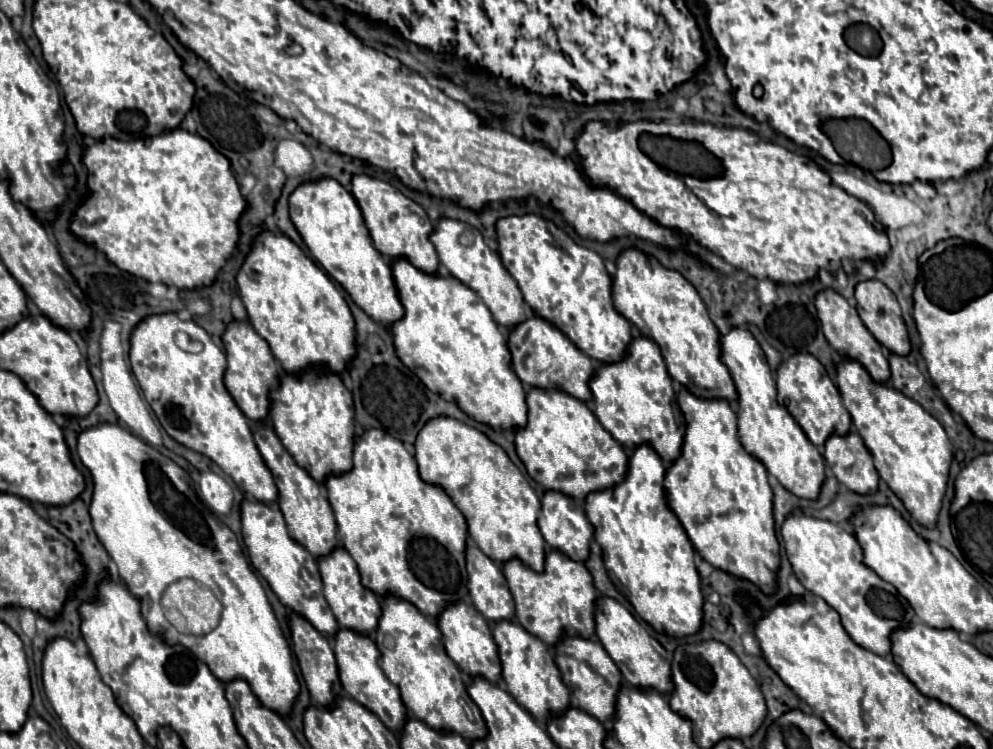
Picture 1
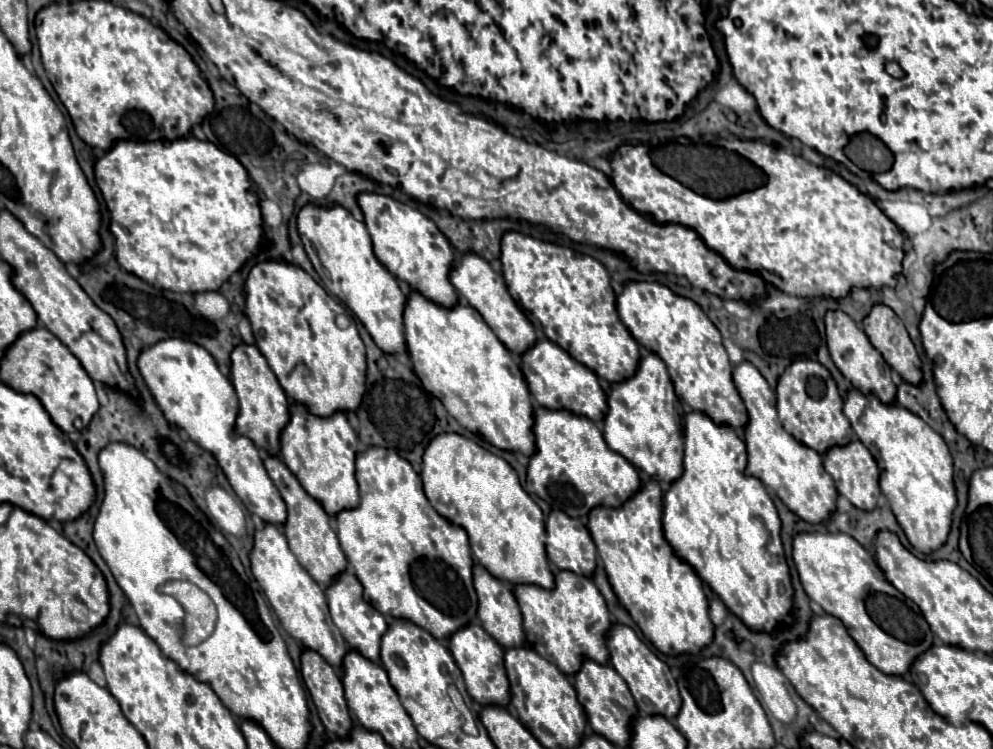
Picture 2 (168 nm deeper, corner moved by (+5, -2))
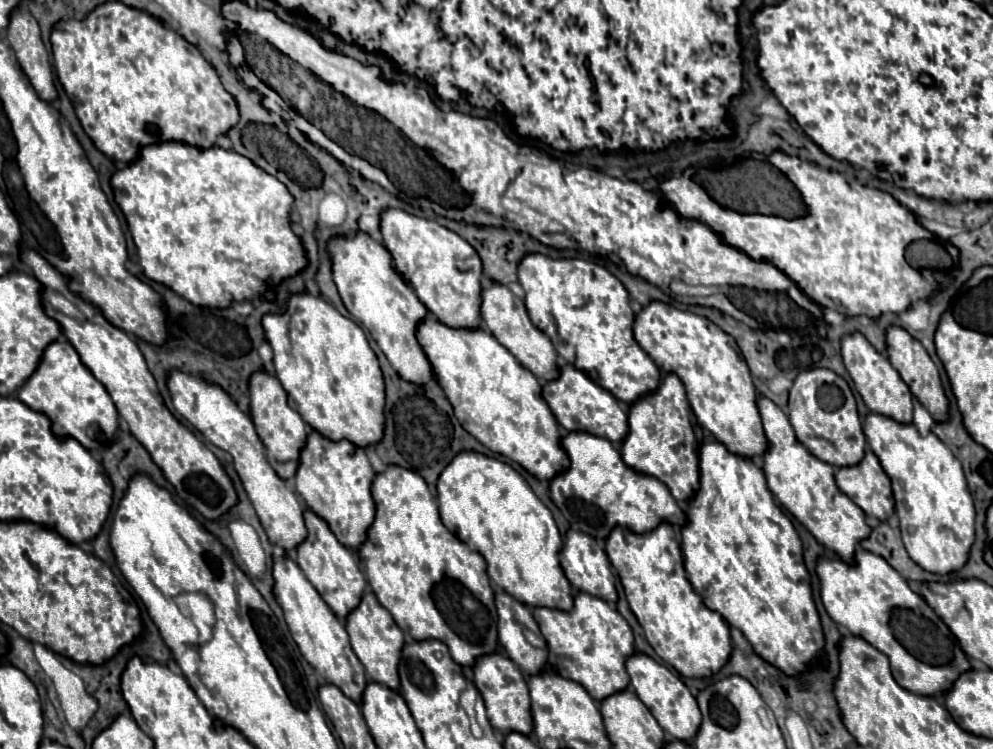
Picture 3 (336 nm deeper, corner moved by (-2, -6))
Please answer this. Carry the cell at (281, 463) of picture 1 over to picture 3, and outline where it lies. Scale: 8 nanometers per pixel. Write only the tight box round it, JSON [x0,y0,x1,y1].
[296,508,366,618]

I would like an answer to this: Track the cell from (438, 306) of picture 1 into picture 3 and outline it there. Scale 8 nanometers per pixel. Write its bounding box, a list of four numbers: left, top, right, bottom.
[416,318,568,480]

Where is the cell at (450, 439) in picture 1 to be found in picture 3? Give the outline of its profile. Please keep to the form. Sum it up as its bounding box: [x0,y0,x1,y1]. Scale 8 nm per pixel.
[436,450,574,608]

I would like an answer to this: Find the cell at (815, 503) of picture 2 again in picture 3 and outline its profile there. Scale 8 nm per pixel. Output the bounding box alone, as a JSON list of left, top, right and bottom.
[758,396,870,562]

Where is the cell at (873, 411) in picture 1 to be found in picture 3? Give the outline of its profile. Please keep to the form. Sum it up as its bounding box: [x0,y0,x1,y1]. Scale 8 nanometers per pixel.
[860,412,976,574]

